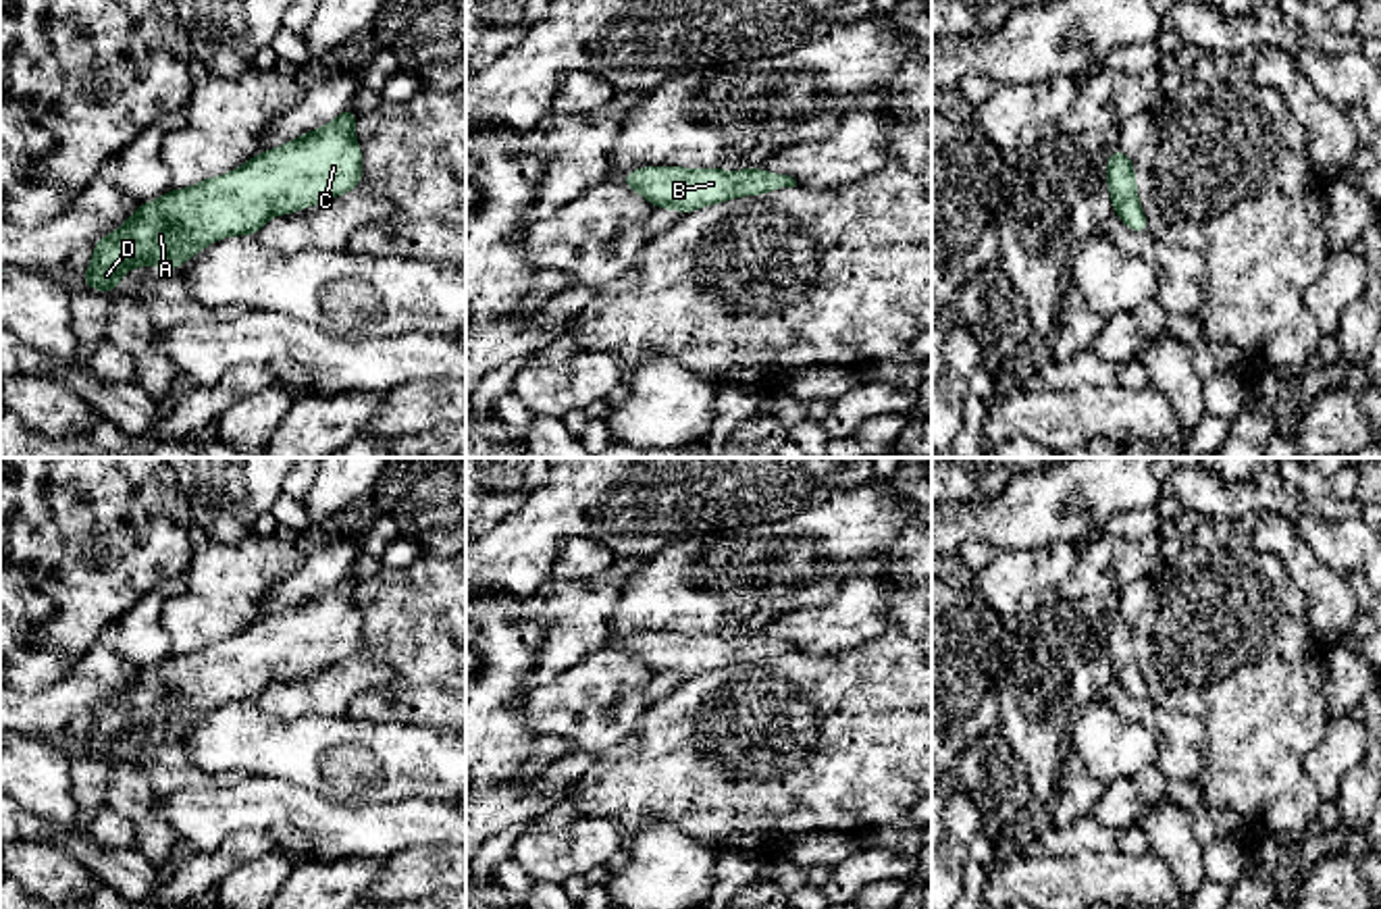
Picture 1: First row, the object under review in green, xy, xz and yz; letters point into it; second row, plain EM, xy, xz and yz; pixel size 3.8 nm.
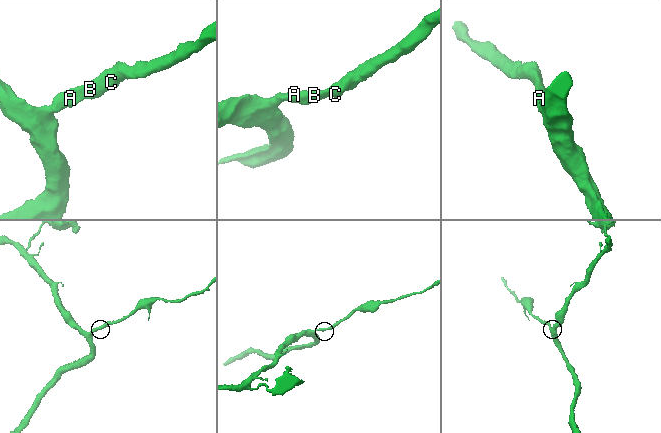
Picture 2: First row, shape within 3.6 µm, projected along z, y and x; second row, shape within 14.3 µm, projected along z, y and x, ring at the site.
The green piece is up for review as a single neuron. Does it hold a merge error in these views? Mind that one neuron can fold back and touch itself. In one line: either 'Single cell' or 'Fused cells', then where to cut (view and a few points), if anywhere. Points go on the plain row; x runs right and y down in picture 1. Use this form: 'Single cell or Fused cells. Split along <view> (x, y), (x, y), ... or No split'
Single cell. No split

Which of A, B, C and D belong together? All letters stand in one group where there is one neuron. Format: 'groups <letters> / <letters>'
groups A B C D

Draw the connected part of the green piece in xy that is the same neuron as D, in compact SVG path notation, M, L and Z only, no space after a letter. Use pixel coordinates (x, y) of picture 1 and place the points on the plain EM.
M347 572L333 589L314 595L277 616L266 616L223 643L173 655L137 678L108 703L92 711L94 726L83 741L87 755L110 759L123 738L135 732L160 732L173 738L202 713L229 701L256 701L270 682L291 680L351 657L362 649L362 614L354 603L360 580Z

